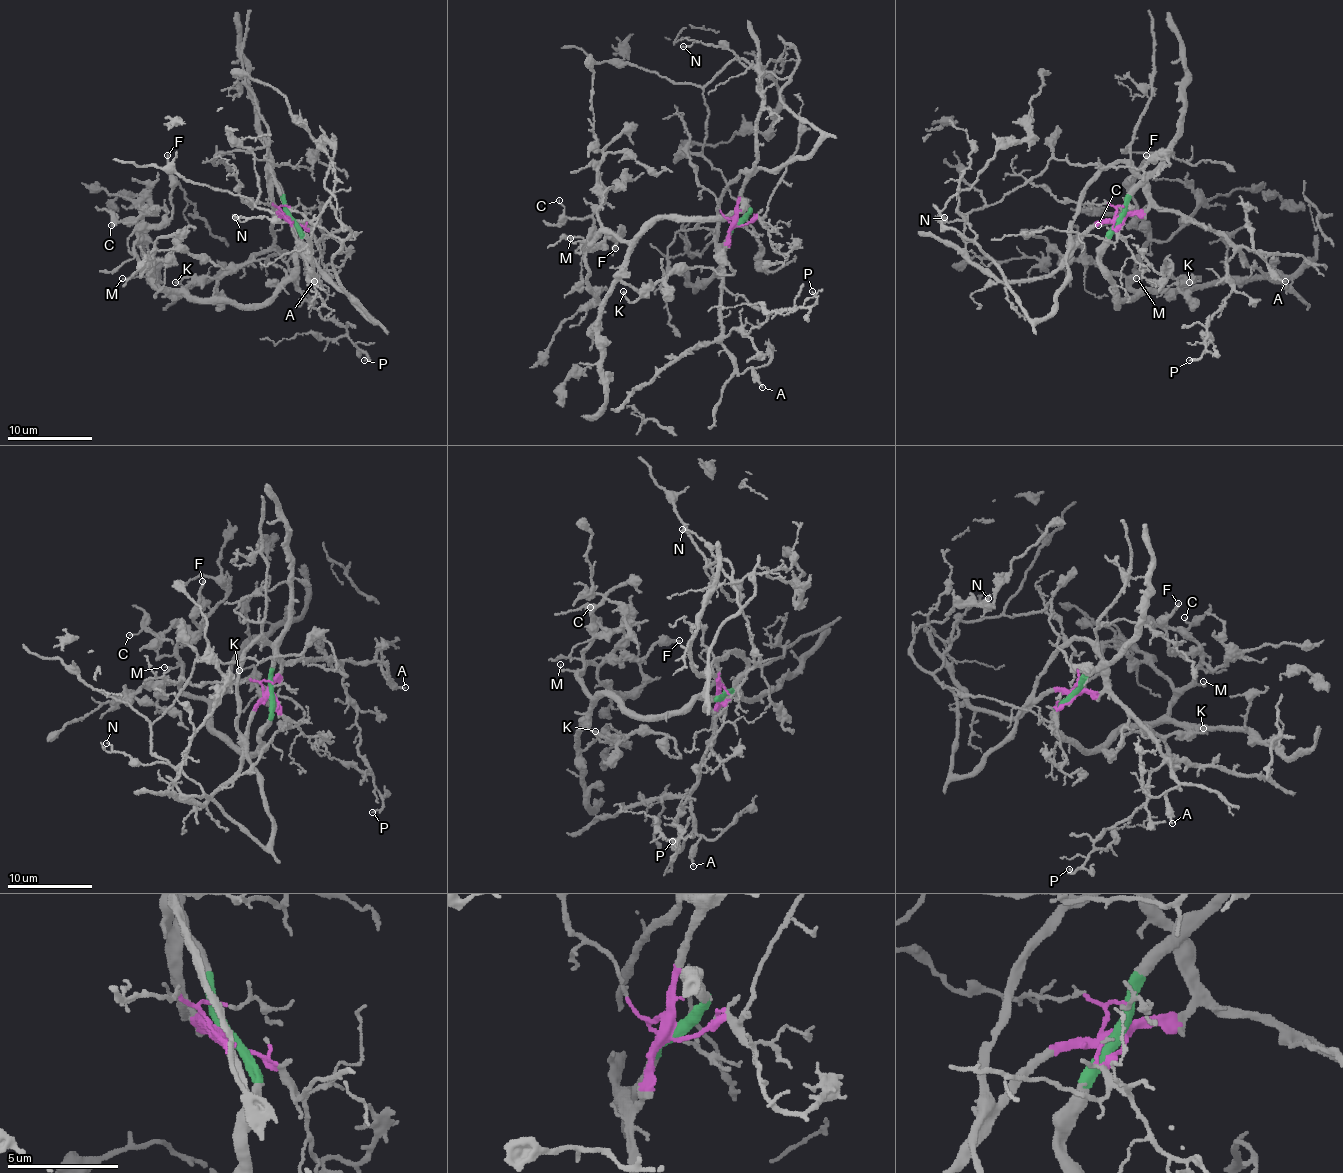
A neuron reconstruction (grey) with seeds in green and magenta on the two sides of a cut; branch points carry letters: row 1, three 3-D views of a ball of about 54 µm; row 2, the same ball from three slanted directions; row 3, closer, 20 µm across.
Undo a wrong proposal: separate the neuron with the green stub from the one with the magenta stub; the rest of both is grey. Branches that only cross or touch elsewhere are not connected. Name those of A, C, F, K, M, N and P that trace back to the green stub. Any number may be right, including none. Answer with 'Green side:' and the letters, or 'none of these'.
Green side: C, F, K, M

